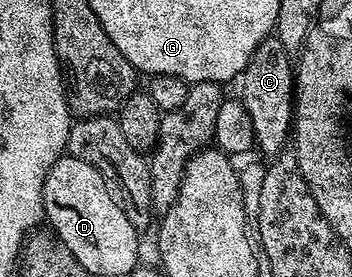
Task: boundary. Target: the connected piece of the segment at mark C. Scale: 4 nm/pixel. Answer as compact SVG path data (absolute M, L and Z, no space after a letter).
M271 37L260 43L256 53L248 61L248 65L242 70L240 84L242 92L240 98L244 109L248 109L248 117L252 117L252 129L257 150L263 151L269 157L277 157L283 154L285 145L292 135L292 120L294 118L294 73L295 60L284 49L284 45Z

